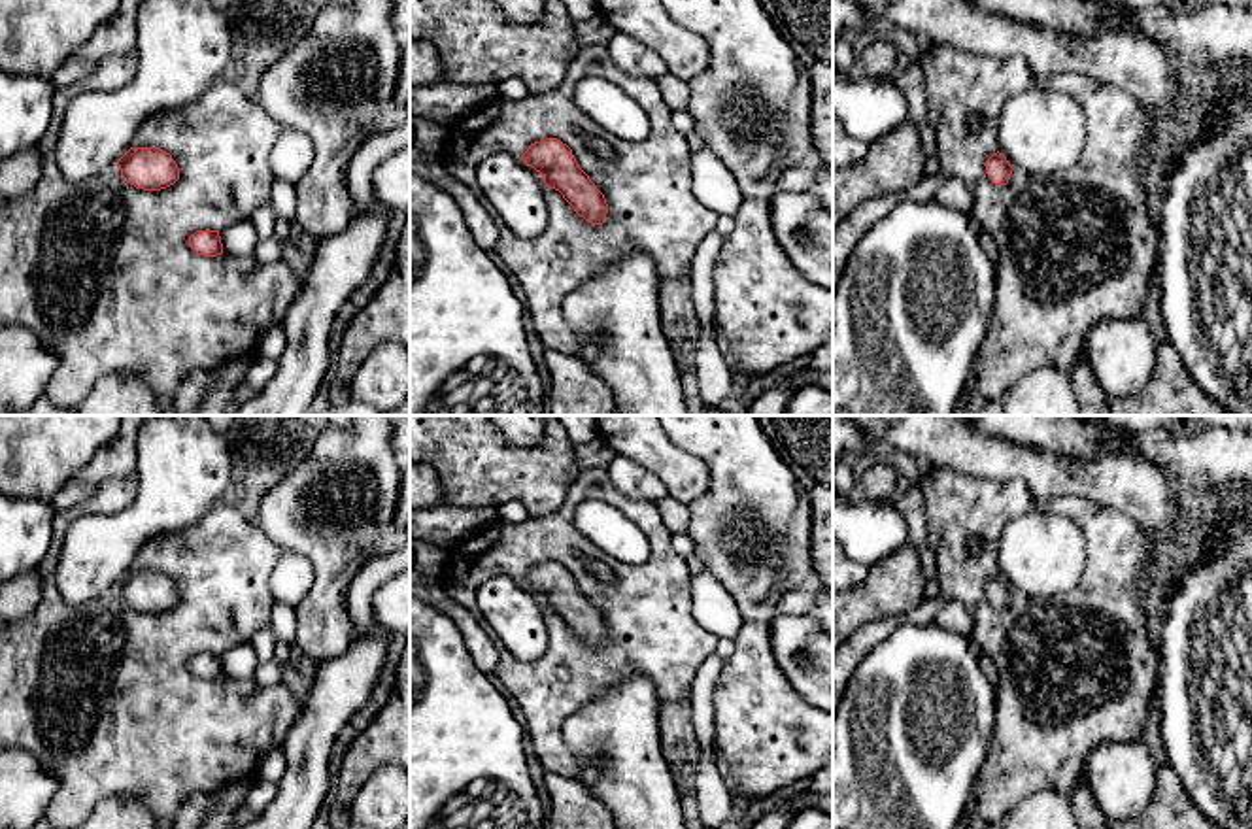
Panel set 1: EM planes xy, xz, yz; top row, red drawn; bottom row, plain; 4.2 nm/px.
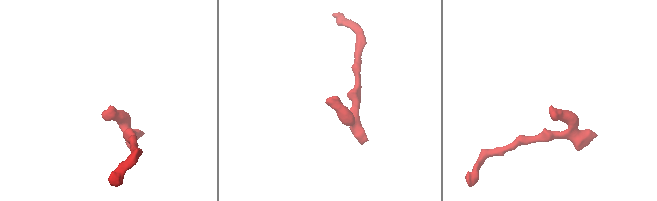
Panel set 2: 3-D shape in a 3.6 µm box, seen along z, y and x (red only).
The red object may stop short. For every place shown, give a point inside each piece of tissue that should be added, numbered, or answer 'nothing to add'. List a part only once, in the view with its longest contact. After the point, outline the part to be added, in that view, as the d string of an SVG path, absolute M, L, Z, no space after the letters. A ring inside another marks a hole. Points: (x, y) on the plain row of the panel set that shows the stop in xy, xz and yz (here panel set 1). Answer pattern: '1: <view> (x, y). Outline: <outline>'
nothing to add

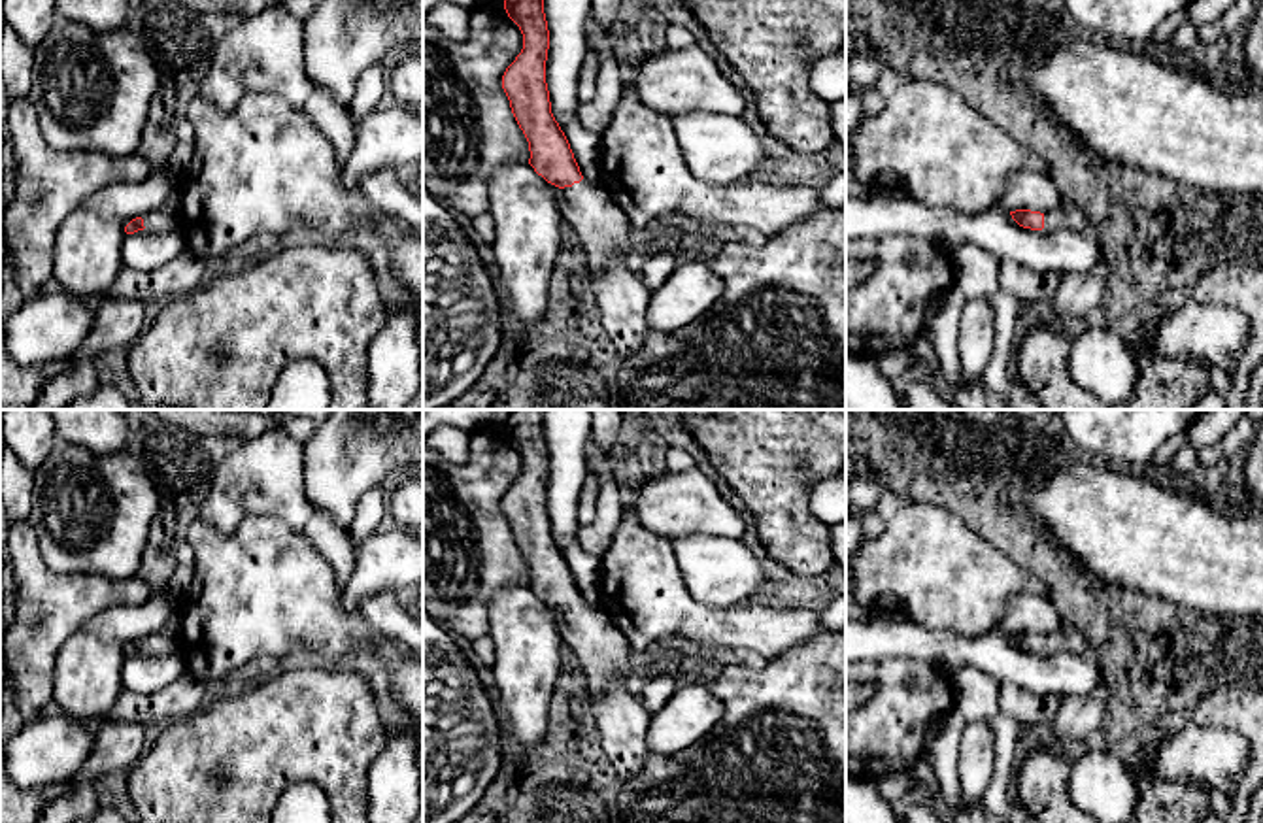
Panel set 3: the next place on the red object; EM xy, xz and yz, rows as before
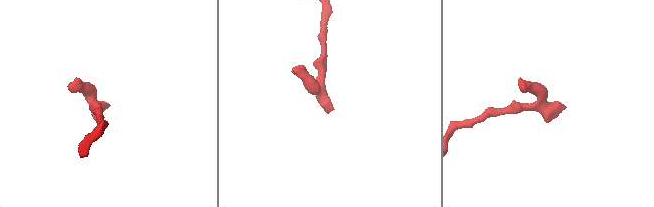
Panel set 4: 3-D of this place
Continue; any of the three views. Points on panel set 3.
1: xz (603, 650). Outline: M581 602L563 612L561 636L587 676L591 697L631 674L631 647L623 630L598 606Z

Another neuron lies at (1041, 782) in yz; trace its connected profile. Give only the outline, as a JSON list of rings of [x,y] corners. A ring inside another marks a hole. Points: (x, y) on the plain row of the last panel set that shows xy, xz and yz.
[[[1035,746],[1021,757],[1012,787],[1036,823],[1101,823],[1070,800],[1069,774],[1061,746]]]

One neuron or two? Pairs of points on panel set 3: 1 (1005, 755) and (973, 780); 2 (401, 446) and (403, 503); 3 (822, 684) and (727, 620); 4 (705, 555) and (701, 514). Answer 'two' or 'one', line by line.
1: two
2: two
3: two
4: two

